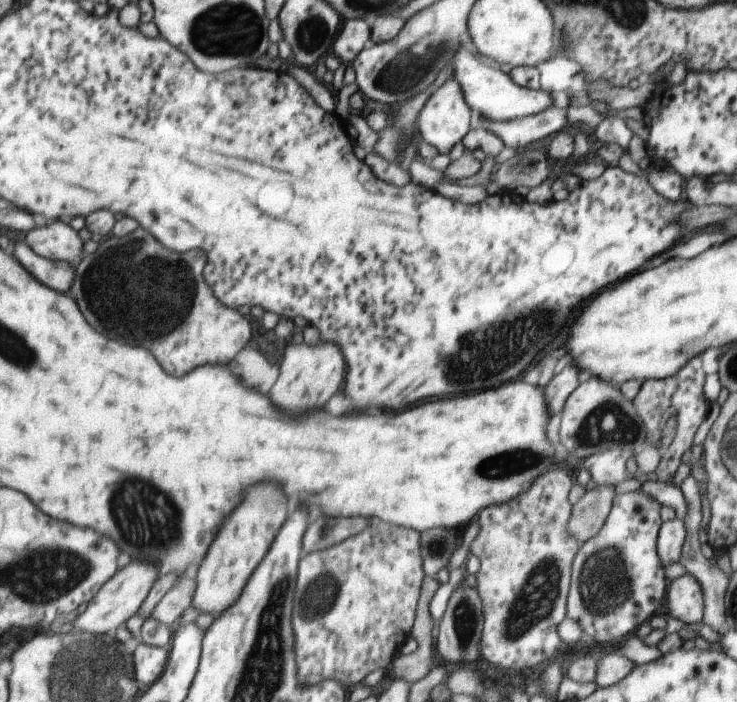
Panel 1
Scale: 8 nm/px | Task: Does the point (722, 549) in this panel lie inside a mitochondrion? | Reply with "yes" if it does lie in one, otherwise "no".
no

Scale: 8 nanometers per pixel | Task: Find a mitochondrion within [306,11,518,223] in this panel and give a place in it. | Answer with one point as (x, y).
(405, 68)

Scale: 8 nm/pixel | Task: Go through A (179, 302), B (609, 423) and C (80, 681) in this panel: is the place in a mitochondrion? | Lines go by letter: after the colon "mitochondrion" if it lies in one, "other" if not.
A: mitochondrion
B: mitochondrion
C: mitochondrion

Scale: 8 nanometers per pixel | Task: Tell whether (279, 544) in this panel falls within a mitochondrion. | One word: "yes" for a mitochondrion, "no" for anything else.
no

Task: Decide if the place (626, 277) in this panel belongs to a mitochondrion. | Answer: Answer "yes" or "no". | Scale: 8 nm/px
no

